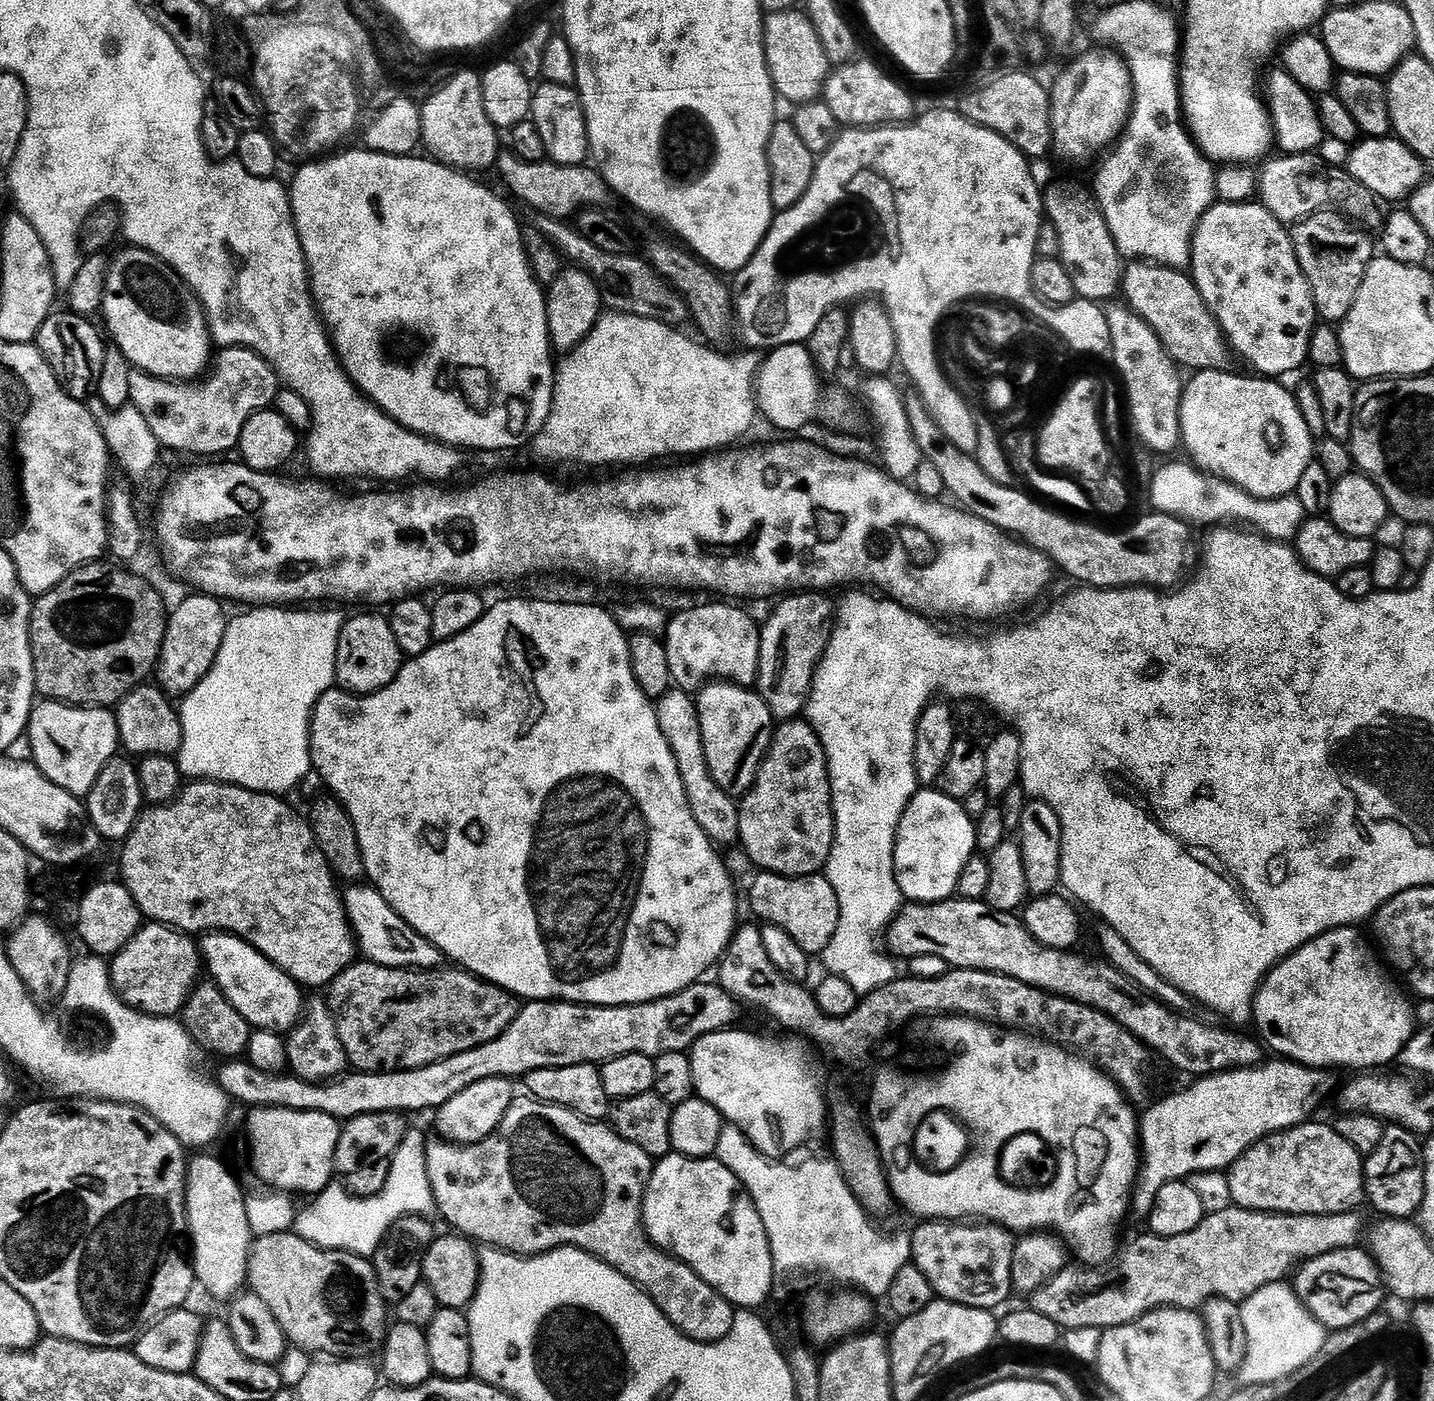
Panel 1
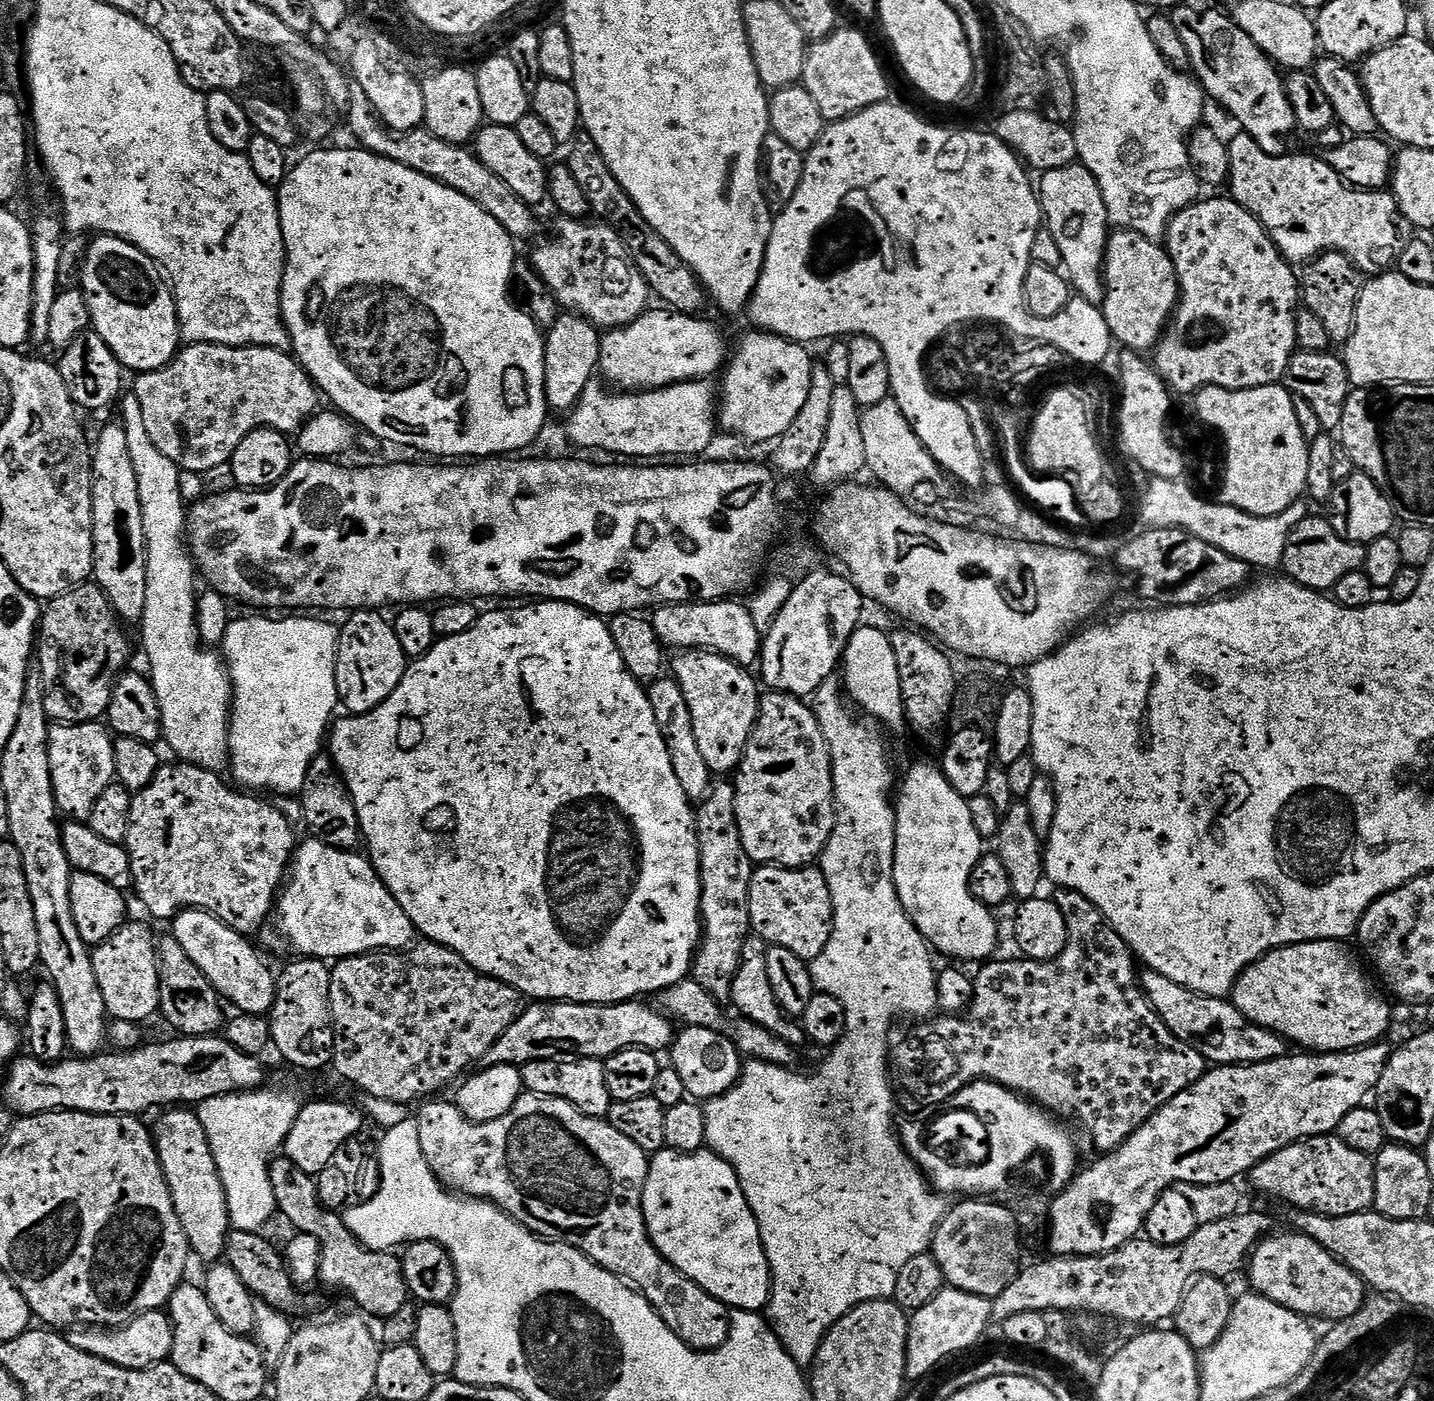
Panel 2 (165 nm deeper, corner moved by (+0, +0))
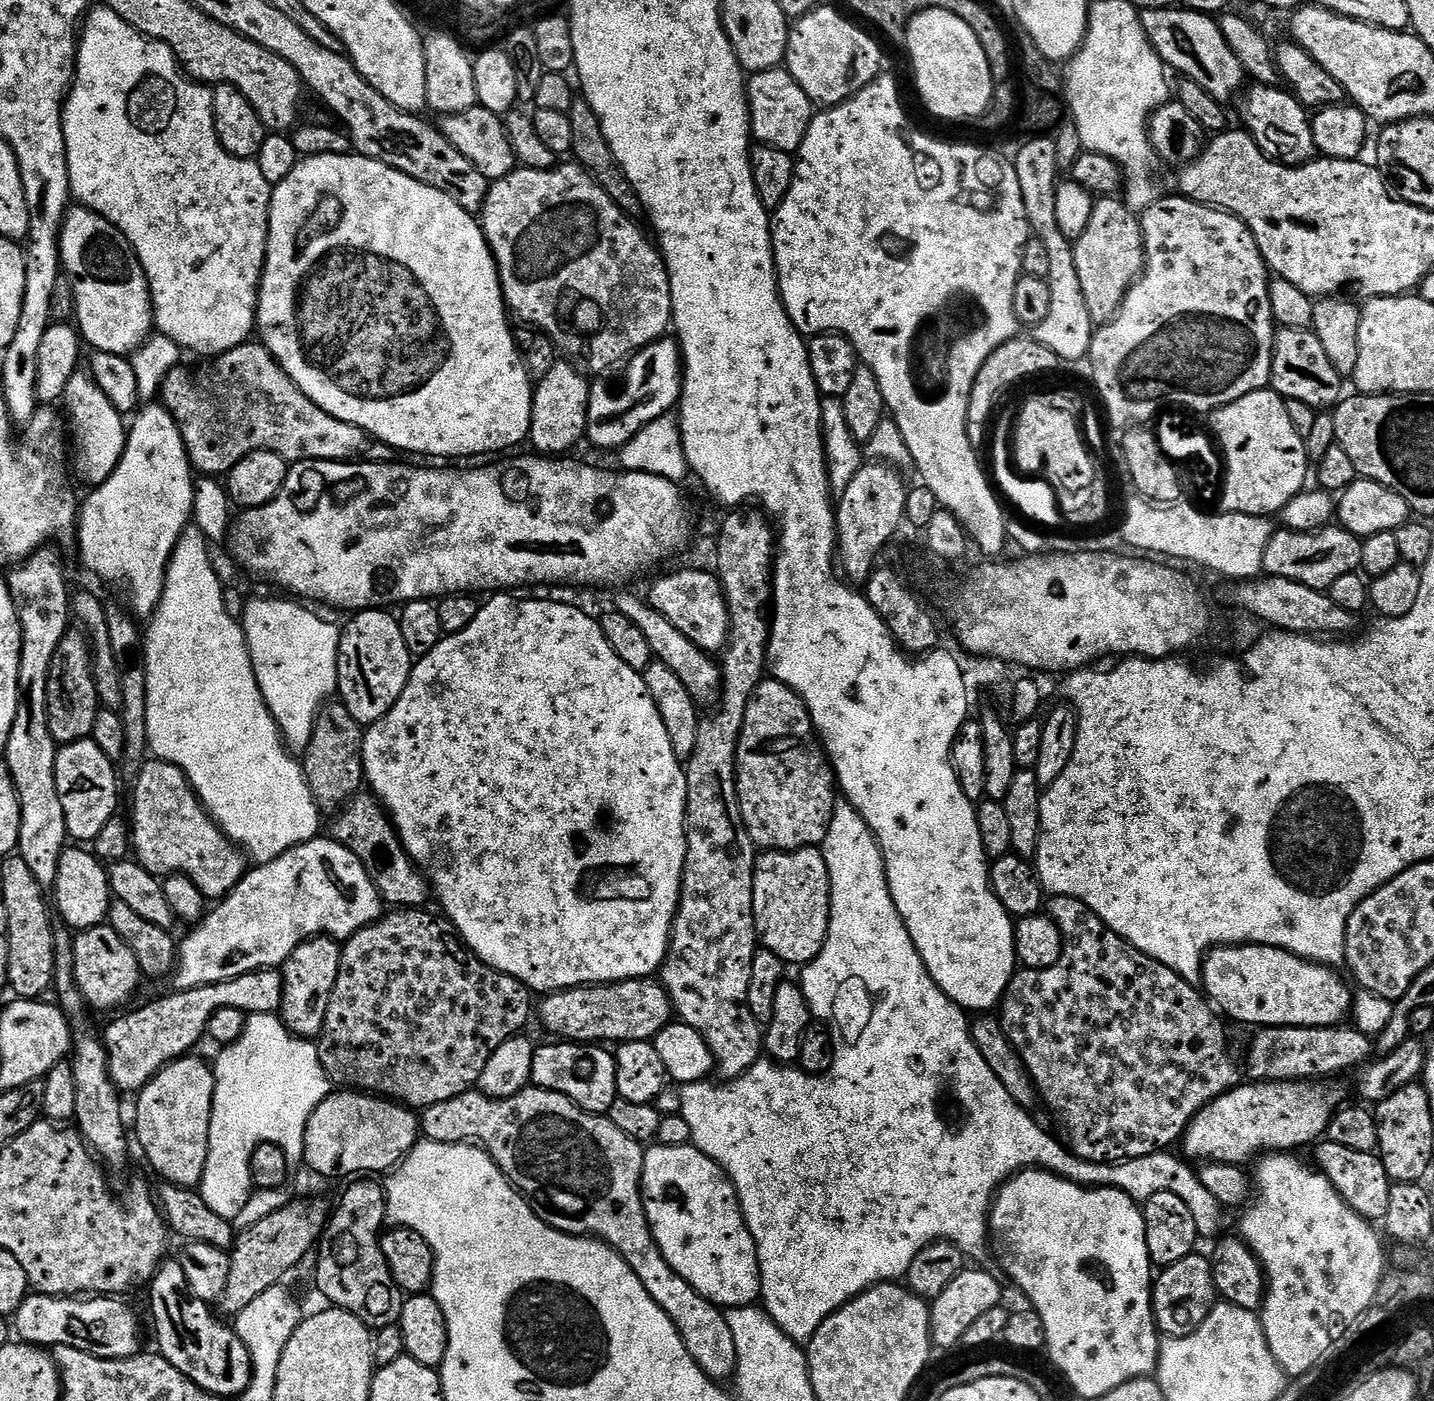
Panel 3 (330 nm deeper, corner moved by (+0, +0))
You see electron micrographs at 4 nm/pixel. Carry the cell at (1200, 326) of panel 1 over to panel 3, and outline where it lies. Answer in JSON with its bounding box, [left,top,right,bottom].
[1072,194,1144,325]

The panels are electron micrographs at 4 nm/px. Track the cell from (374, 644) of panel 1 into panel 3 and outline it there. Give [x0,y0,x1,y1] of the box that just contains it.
[338,610,414,726]

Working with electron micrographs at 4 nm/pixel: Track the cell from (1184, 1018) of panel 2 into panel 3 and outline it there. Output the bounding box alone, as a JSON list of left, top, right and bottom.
[1246,1026,1374,1082]

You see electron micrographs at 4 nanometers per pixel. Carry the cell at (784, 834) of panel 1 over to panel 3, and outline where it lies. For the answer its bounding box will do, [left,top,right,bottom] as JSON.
[736,678,838,852]

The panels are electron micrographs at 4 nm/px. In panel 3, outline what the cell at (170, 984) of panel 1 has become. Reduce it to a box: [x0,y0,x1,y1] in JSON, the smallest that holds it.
[72,926,142,1009]

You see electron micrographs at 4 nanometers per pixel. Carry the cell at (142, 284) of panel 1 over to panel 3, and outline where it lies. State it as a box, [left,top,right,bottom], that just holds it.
[60,207,154,356]

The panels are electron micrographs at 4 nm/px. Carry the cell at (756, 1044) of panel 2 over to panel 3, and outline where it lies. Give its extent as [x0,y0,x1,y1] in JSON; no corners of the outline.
[538,978,674,1046]

